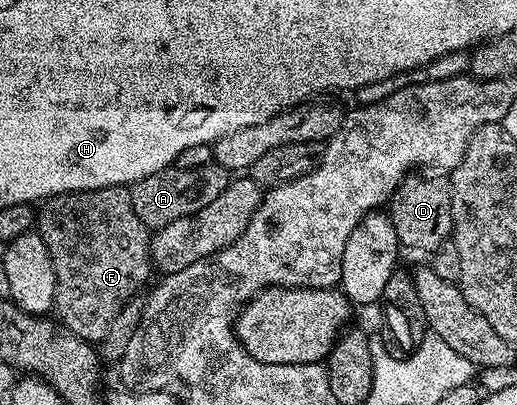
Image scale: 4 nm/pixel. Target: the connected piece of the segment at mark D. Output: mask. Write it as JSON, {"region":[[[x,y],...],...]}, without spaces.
{"region":[[[410,174],[401,181],[387,204],[387,215],[395,226],[398,245],[432,254],[450,239],[453,231],[451,194],[448,183],[432,180],[429,174]]]}

